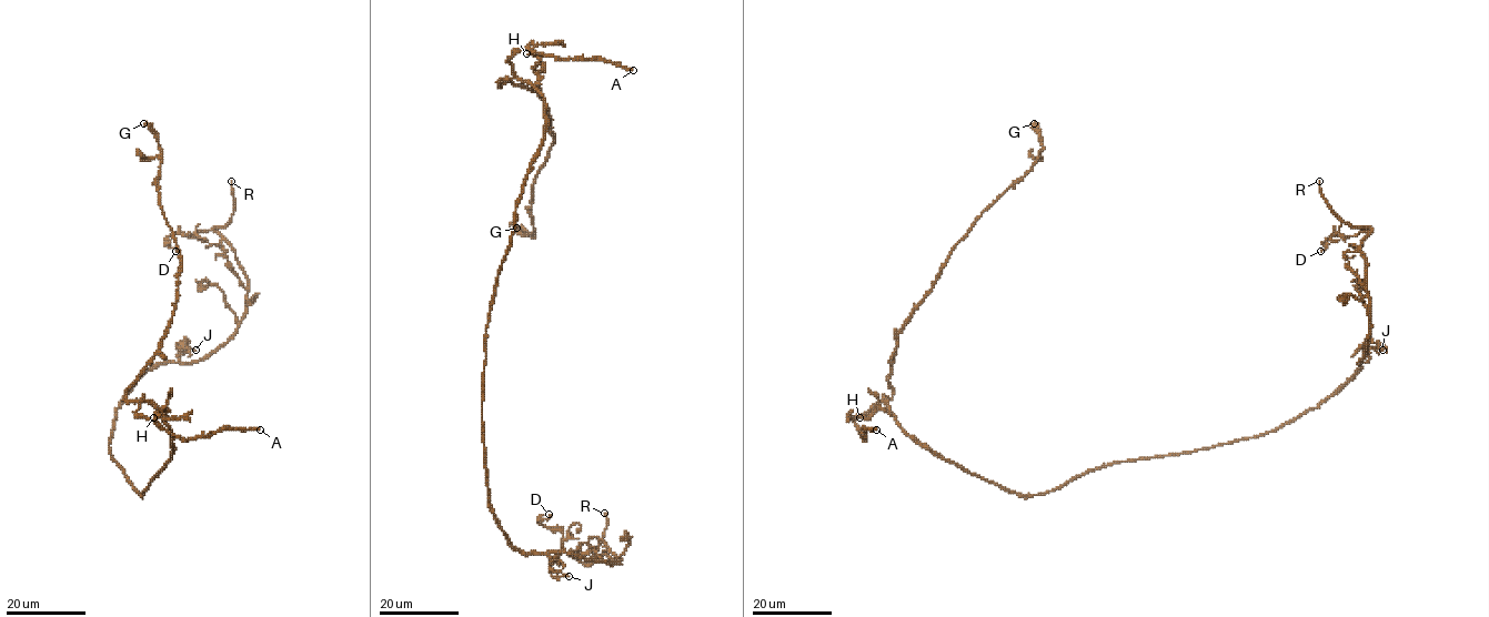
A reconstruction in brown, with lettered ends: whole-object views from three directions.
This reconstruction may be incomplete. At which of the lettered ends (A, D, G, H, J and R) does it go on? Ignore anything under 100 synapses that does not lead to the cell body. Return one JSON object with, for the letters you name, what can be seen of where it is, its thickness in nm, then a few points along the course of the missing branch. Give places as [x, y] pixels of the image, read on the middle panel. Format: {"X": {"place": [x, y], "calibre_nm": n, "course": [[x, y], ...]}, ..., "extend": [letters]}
{"A": {"place": [633, 70], "calibre_nm": 460}, "R": {"place": [604, 513], "calibre_nm": 220, "course": [[604, 513], [585, 508]]}, "extend": ["A", "R"]}

